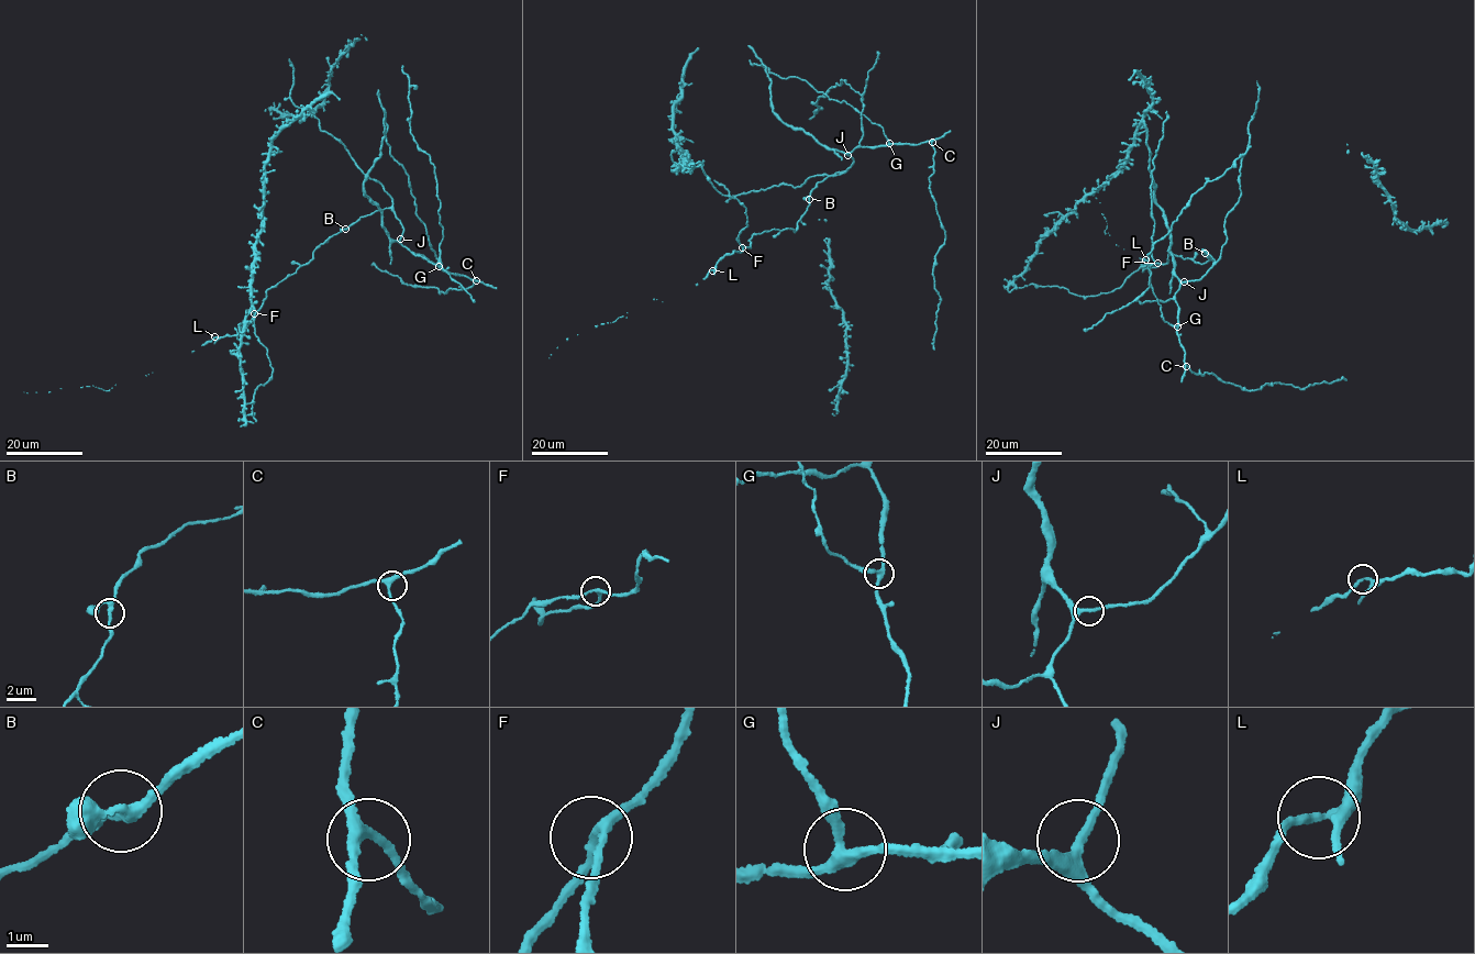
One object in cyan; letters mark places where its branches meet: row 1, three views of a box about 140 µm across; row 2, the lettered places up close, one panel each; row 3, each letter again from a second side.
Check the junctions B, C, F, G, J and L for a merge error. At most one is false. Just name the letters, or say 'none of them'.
none of them

